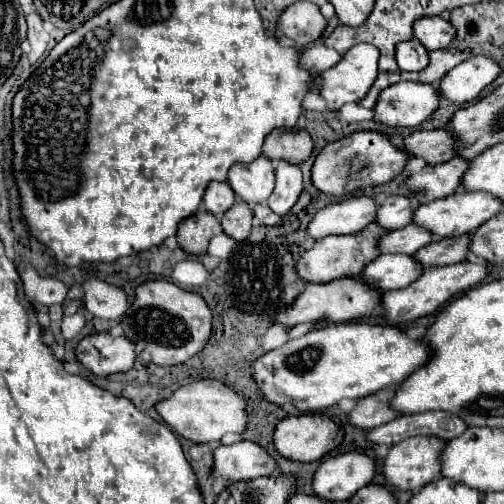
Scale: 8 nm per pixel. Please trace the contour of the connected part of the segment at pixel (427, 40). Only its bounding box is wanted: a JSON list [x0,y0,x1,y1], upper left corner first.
[414,16,456,50]

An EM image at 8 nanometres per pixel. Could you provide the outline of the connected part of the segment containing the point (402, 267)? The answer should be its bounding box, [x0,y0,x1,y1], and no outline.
[358,254,422,292]

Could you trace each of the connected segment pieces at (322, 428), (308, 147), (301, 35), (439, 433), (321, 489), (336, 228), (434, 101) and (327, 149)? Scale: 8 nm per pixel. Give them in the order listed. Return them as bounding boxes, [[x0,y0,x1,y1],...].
[[274,414,342,462],[262,128,312,164],[278,2,326,46],[366,412,468,444],[312,452,374,502],[308,196,376,240],[374,82,440,128],[312,132,410,198]]

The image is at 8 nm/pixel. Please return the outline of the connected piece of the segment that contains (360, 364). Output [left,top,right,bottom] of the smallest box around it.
[252,324,430,412]

